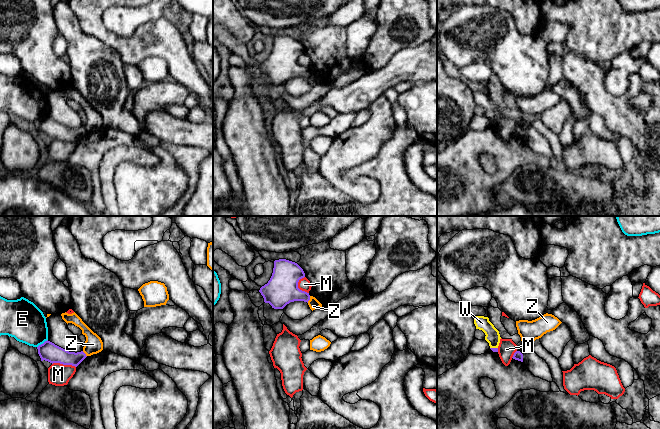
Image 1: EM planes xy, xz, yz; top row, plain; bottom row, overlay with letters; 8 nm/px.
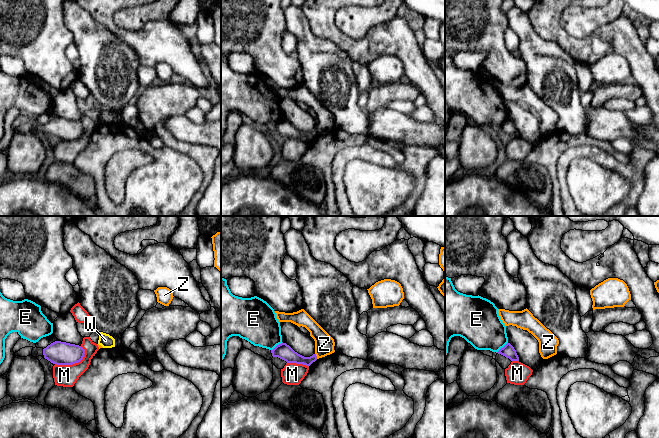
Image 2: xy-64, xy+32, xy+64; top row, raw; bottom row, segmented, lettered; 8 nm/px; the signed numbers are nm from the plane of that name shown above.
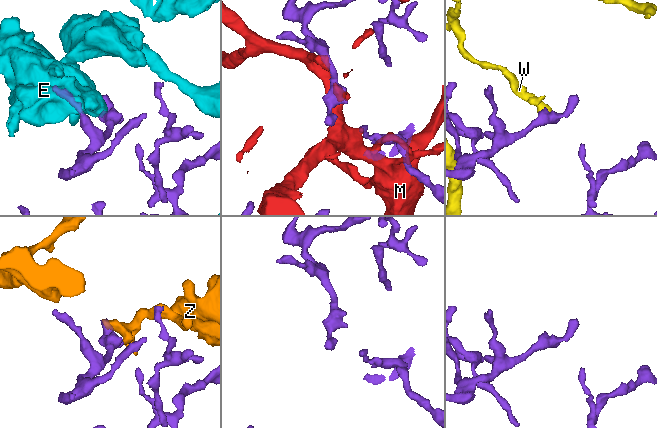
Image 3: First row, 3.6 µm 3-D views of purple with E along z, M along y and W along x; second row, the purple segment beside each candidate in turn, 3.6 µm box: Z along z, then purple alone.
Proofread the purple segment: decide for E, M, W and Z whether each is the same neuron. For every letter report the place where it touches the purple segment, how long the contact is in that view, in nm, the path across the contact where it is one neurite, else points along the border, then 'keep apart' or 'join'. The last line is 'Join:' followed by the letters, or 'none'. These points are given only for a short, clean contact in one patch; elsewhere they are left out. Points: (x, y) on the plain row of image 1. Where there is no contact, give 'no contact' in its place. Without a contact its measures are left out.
E: xy (43, 119) | 110 nm | keep apart
M: xy (64, 140) | 190 nm | keep apart
W: yz (494, 124) | 60 nm | keep apart
Z: xz (309, 75) | 60 nm | keep apart
Join: none

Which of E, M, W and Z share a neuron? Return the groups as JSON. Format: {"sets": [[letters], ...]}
{"sets": [["E"], ["M"], ["W"], ["Z"]]}

